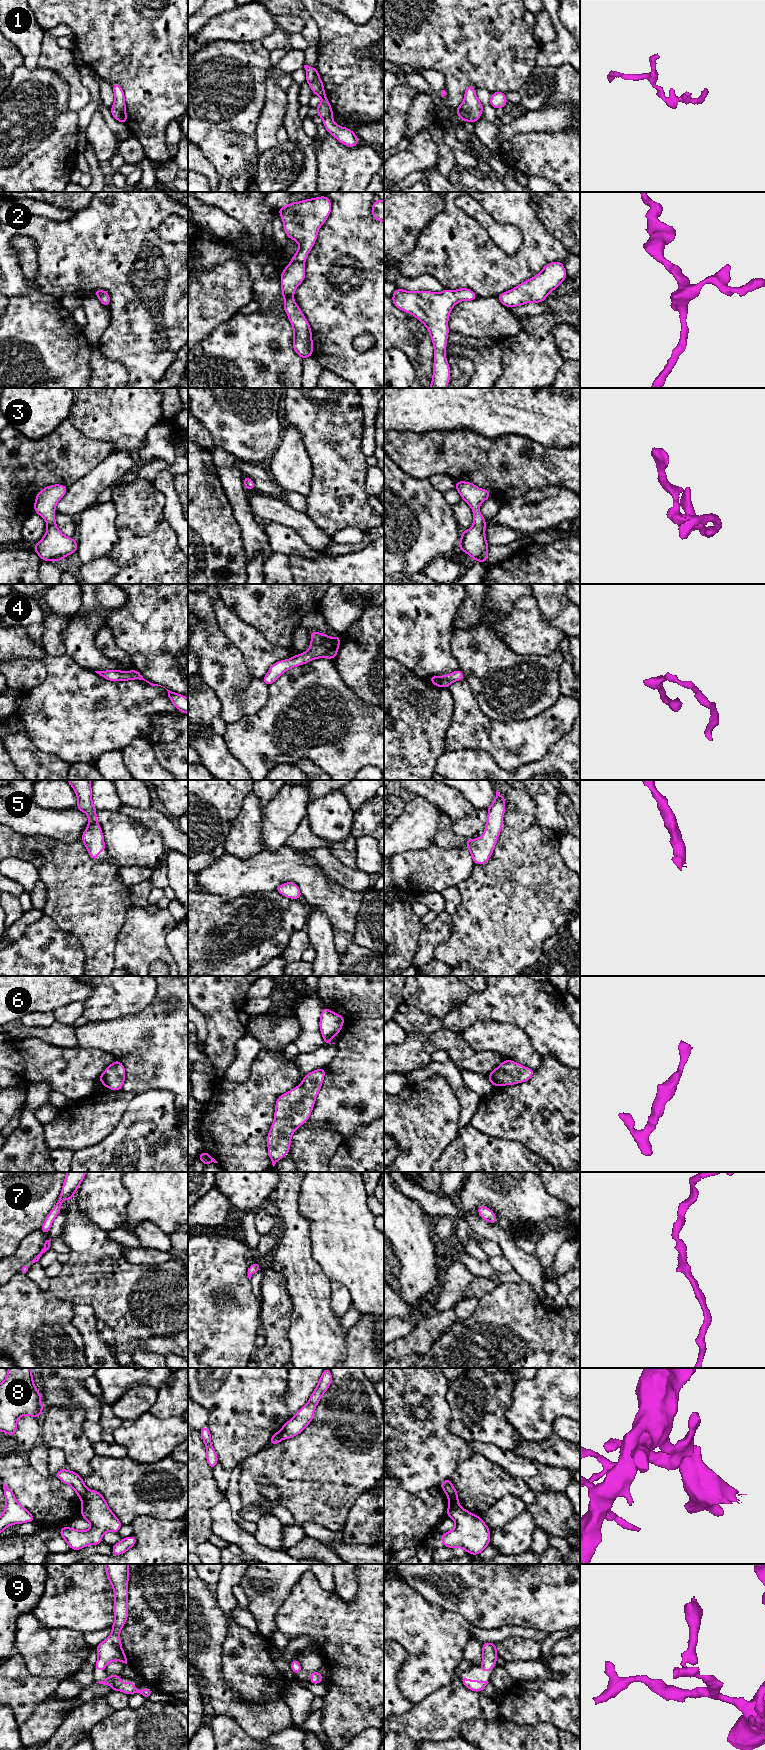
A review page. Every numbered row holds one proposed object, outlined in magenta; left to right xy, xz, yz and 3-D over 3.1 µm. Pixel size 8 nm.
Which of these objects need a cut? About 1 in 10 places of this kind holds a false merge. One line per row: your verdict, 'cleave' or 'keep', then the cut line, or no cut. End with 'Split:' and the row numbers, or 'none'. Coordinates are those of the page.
1: keep | no cut
2: keep | no cut
3: keep | no cut
4: keep | no cut
5: keep | no cut
6: keep | no cut
7: keep | no cut
8: cleave | xy (87, 1489), (81, 1499)
9: keep | no cut
Split: 8

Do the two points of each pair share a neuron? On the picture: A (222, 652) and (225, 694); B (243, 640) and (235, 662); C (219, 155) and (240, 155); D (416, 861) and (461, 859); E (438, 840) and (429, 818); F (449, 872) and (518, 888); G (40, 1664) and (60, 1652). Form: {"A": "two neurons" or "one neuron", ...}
{"A": "one neuron", "B": "two neurons", "C": "one neuron", "D": "one neuron", "E": "two neurons", "F": "two neurons", "G": "one neuron"}

